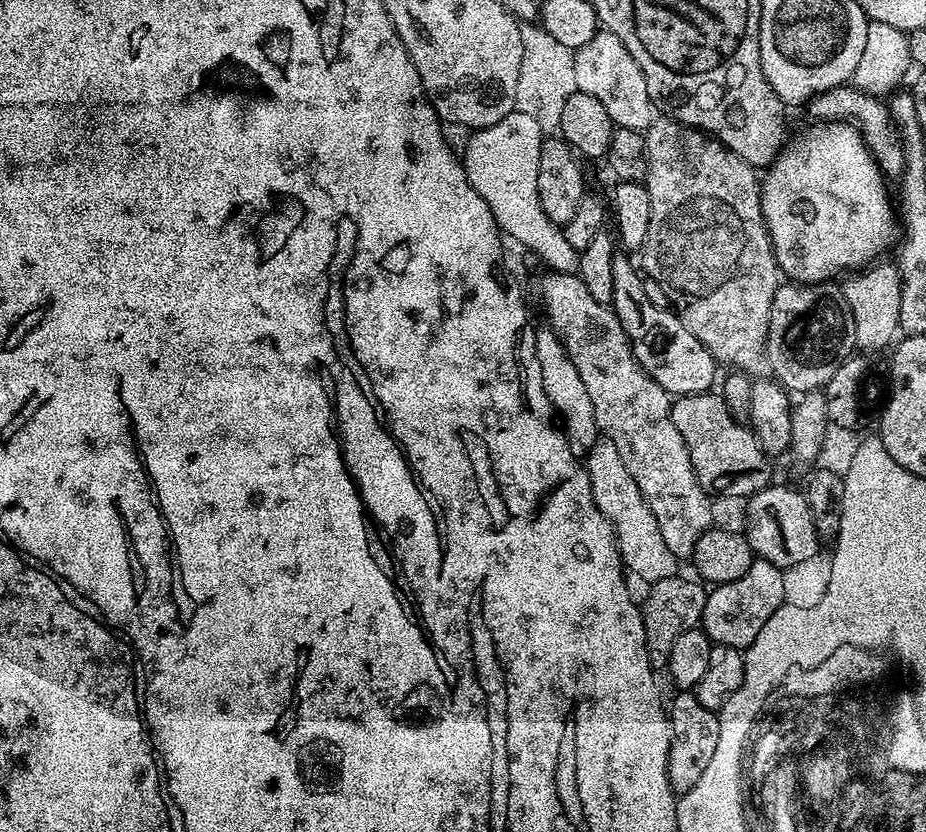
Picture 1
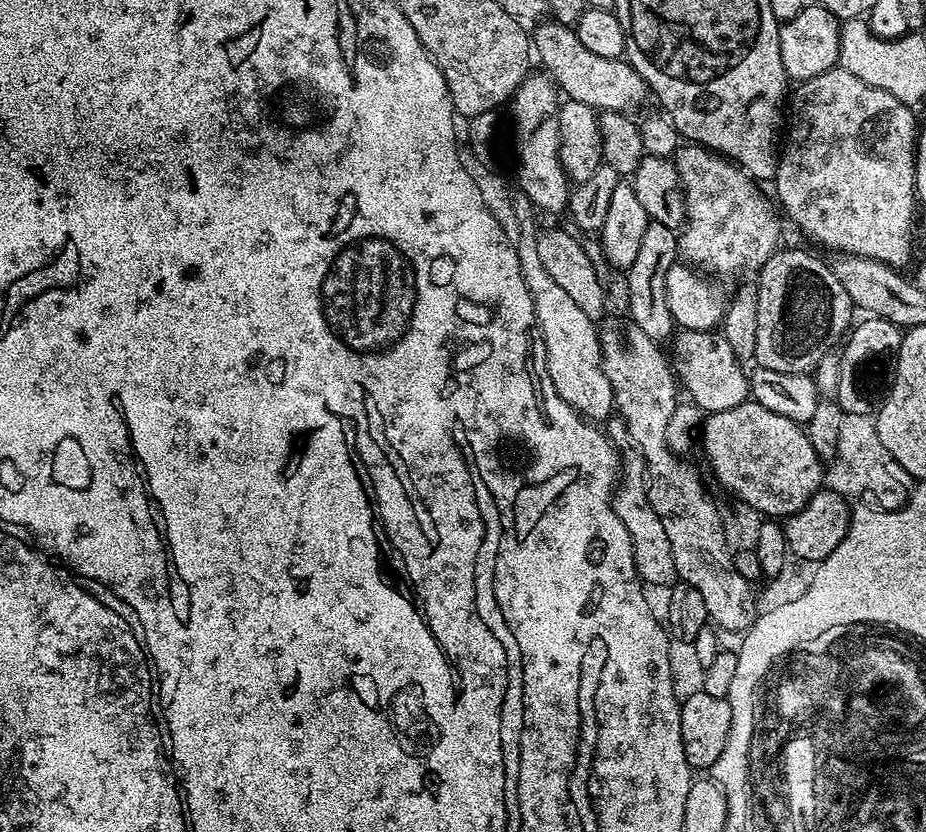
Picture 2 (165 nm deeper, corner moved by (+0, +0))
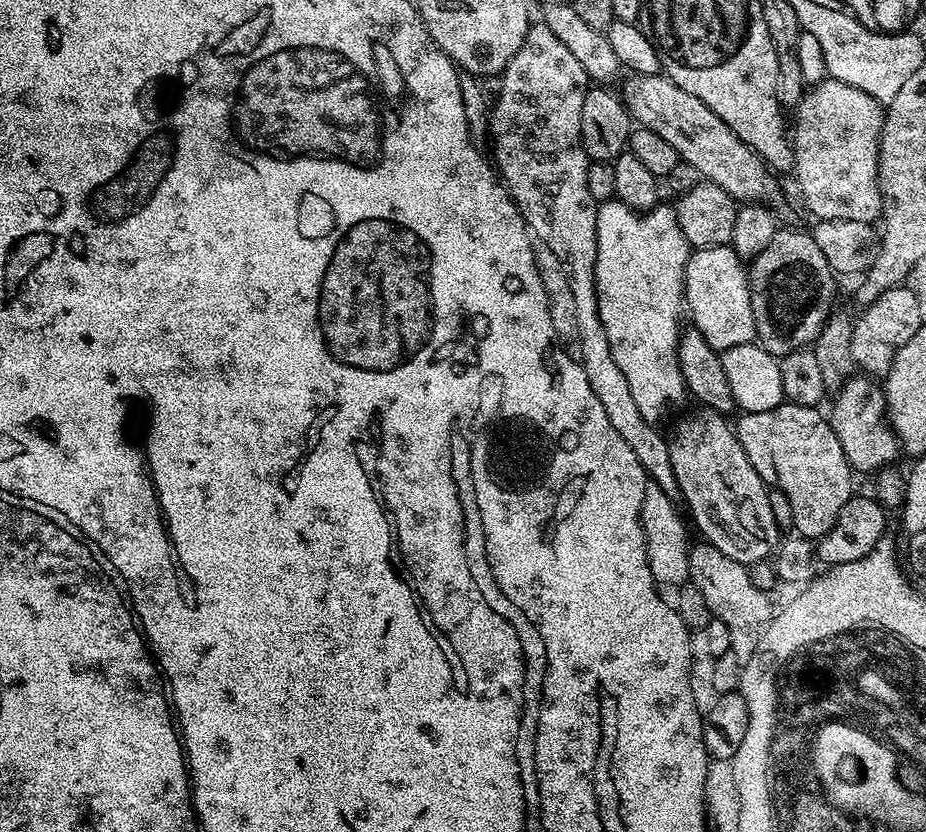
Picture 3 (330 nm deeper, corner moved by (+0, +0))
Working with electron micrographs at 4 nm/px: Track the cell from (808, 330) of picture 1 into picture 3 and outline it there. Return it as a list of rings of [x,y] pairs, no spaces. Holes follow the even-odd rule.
[[[781,227],[774,234],[774,238],[770,238],[770,243],[767,244],[766,250],[762,250],[762,254],[758,254],[750,261],[750,267],[747,269],[749,289],[752,291],[753,302],[753,314],[754,322],[756,323],[756,340],[761,348],[765,348],[766,351],[777,358],[783,358],[789,356],[791,352],[797,352],[799,348],[808,348],[816,343],[820,331],[823,330],[825,322],[828,317],[834,311],[834,305],[832,303],[836,300],[836,281],[837,277],[834,275],[831,266],[827,264],[827,260],[822,250],[818,248],[818,243],[815,242],[815,238],[811,231],[806,230],[803,232],[800,228],[784,228]]]

